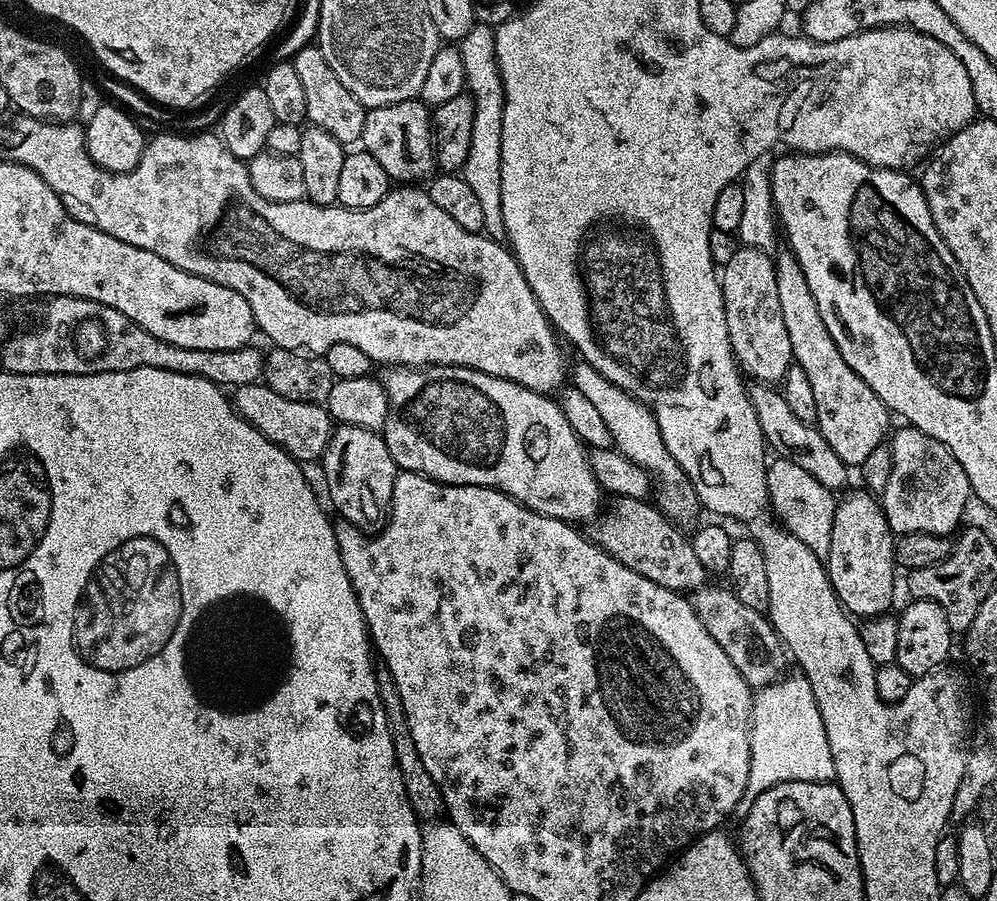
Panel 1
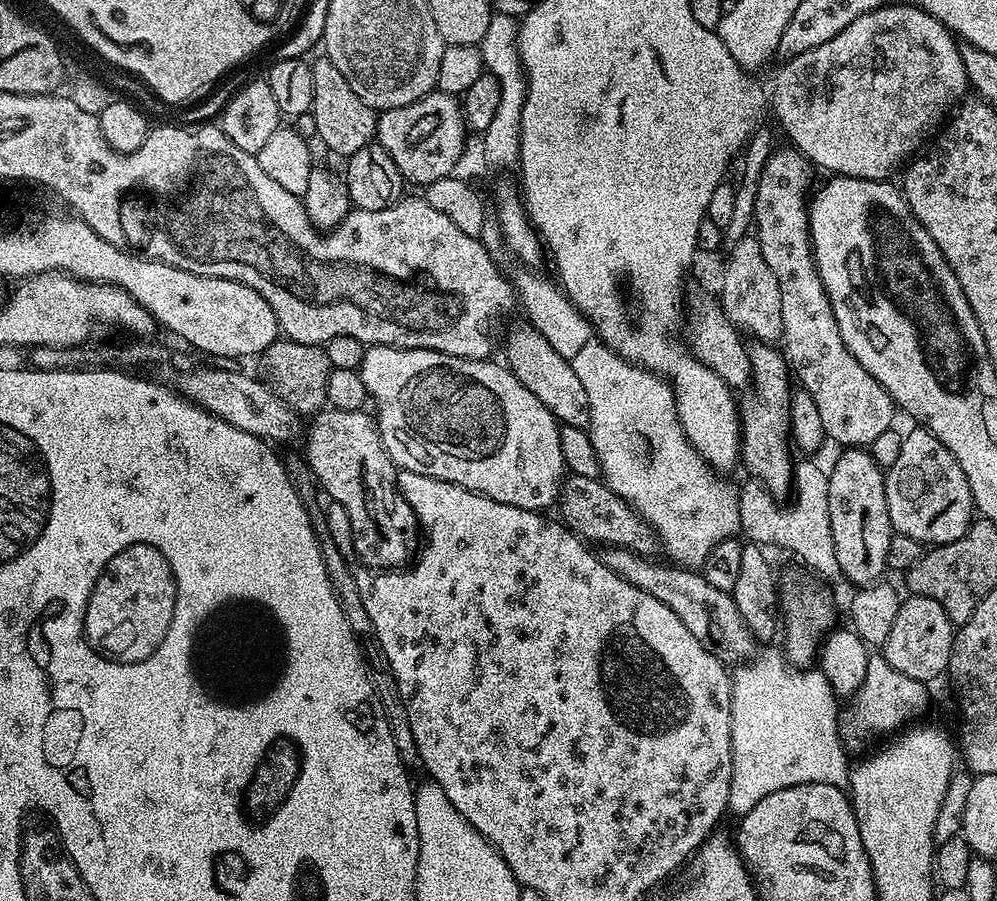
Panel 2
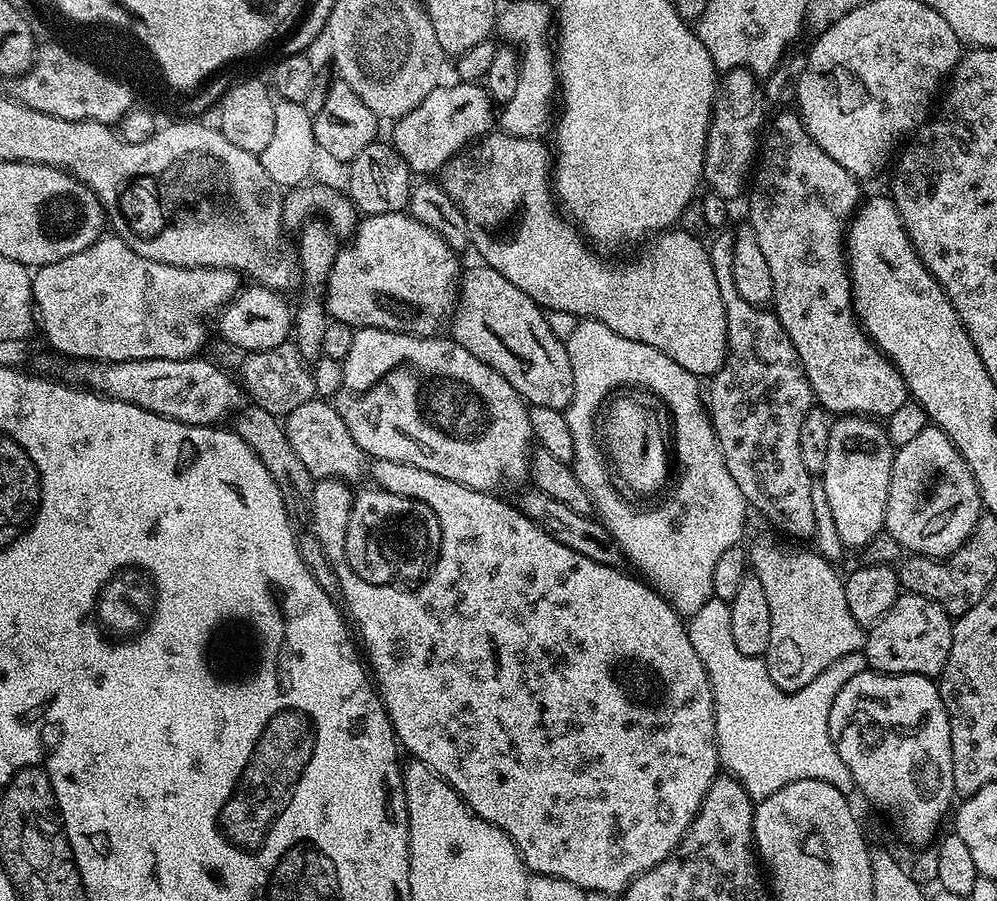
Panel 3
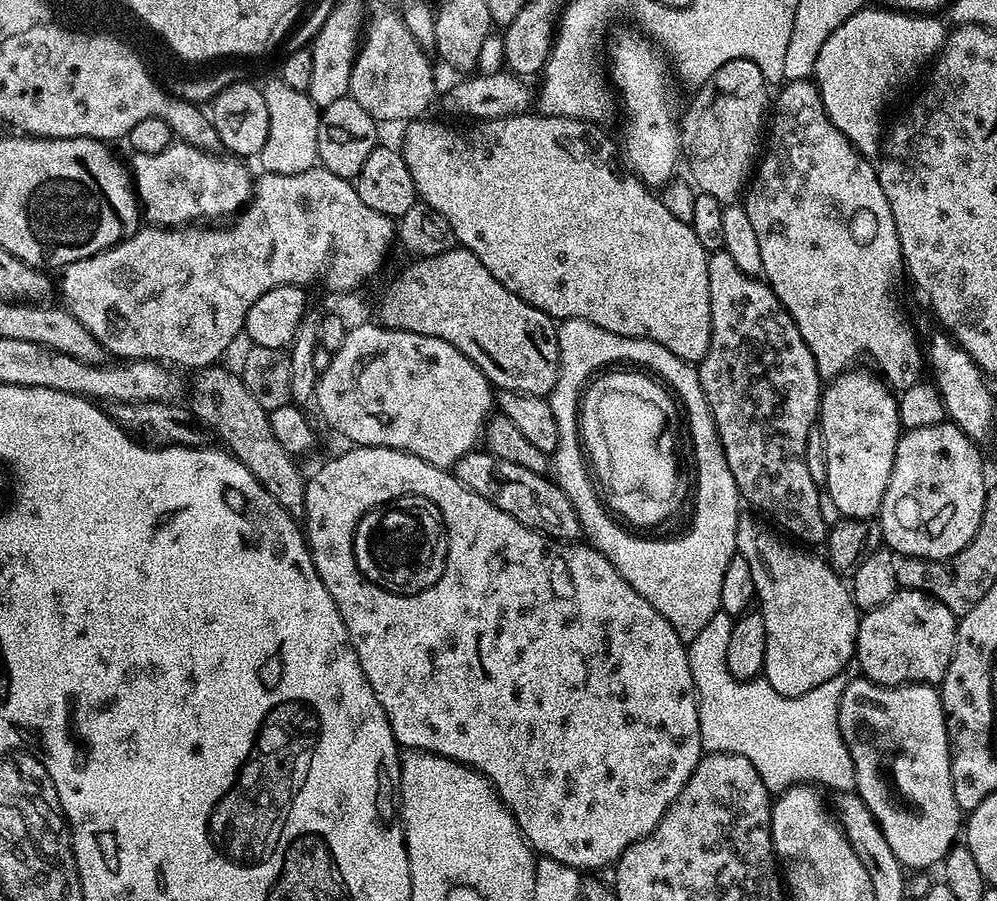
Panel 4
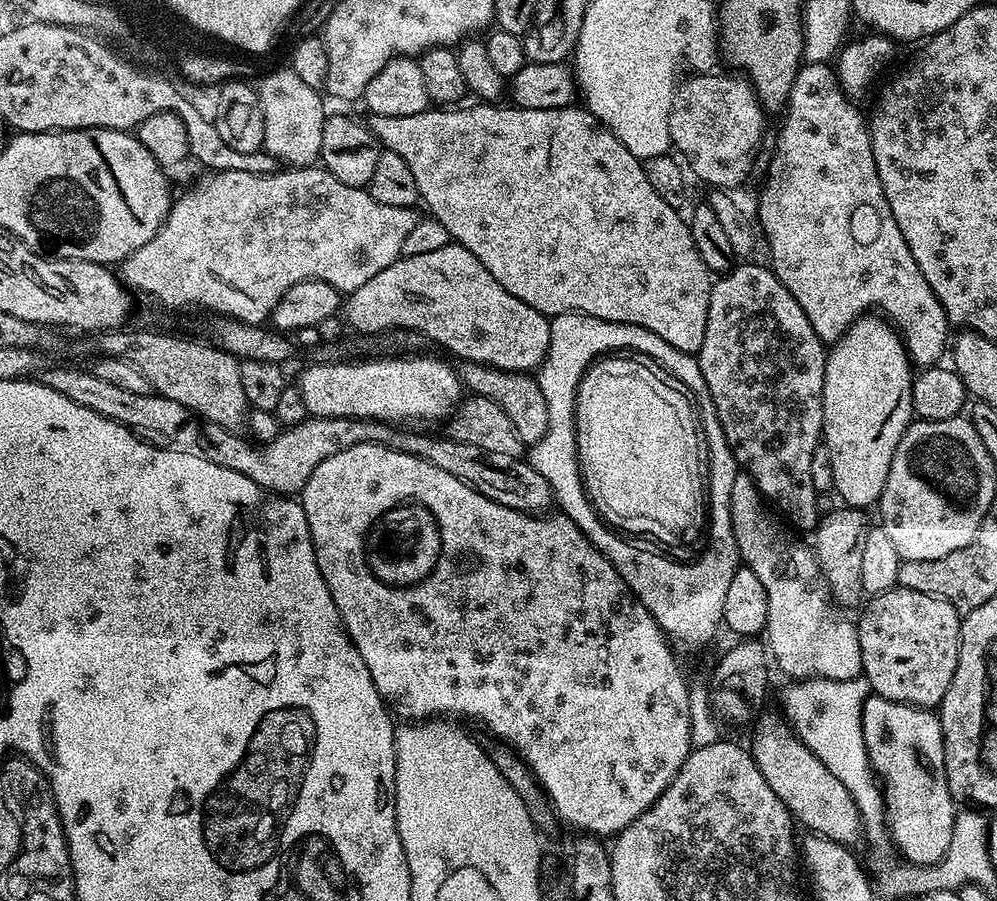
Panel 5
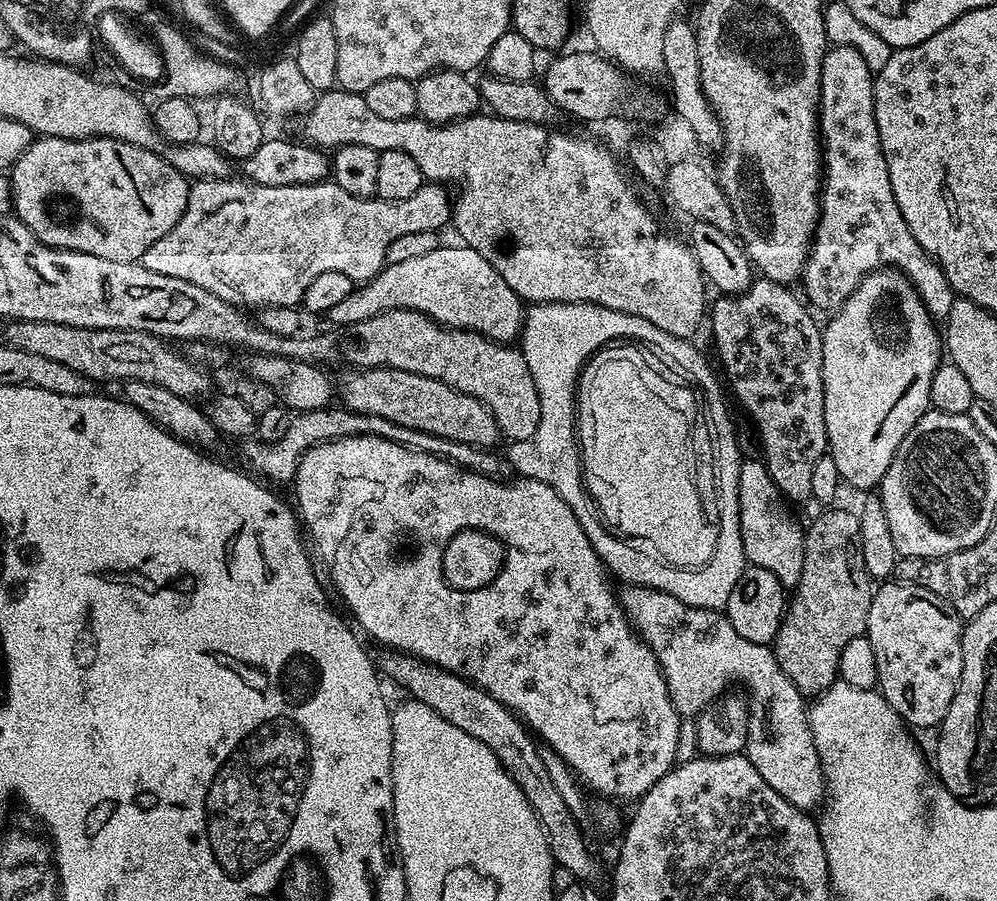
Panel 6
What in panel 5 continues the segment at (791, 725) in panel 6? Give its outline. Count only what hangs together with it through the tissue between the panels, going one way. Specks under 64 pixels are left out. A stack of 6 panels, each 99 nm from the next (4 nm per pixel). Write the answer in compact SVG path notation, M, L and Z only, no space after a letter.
M764 717L752 736L750 751L758 770L762 770L762 778L766 778L770 790L774 790L774 794L778 794L780 801L788 807L788 813L797 825L805 824L815 835L825 836L839 844L855 845L855 840L861 839L862 825L860 811L854 798L850 798L850 790L846 790L846 786L826 770L824 763L796 739L791 727L780 720Z

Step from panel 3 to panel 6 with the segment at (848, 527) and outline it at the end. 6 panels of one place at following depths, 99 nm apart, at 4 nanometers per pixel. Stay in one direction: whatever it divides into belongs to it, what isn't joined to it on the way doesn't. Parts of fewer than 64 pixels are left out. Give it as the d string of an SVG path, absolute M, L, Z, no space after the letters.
M891 266L886 268L875 268L875 270L873 270L870 274L863 276L858 282L858 286L850 294L850 298L846 298L846 302L840 305L839 308L835 309L835 311L833 311L829 316L832 317L829 318L828 325L825 323L820 333L820 337L822 338L822 386L824 387L824 417L826 418L826 434L828 435L827 451L834 458L834 466L838 466L838 474L840 475L840 479L845 485L847 485L847 487L849 484L849 486L852 488L868 488L864 490L872 490L883 482L886 470L890 470L890 462L894 462L894 454L898 450L898 446L902 442L902 438L906 438L906 434L910 434L912 427L915 426L915 424L922 419L922 417L924 417L925 412L929 411L930 405L928 399L930 398L930 378L934 378L934 370L937 366L939 366L940 363L942 363L942 336L938 331L937 321L933 320L932 316L926 310L926 306L922 302L922 298L918 294L916 287L908 281L904 272L899 272L896 268Z

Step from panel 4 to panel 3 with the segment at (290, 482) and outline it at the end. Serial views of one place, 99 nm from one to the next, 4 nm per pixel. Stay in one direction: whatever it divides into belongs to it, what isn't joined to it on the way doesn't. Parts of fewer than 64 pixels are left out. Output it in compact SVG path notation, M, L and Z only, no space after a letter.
M255 406L245 407L237 412L234 423L236 423L234 430L240 435L242 442L246 442L246 446L250 446L250 450L254 450L254 454L258 454L258 458L264 463L266 470L270 470L270 478L274 478L274 482L278 482L278 490L284 495L286 514L302 562L314 574L315 581L318 582L318 586L322 586L327 596L335 600L339 599L340 583L337 574L333 570L332 563L326 558L326 554L322 550L322 542L318 542L318 534L314 534L312 525L314 477L306 470L302 458L298 458L298 454L294 454L294 446L290 446L290 442L286 438L283 423L266 410Z

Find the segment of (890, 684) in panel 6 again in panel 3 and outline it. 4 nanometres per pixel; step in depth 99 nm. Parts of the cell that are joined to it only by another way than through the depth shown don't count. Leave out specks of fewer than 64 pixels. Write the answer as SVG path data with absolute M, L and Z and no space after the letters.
M911 594L900 595L883 618L873 628L867 629L862 651L868 658L868 668L890 675L939 677L940 671L946 666L946 658L950 654L953 623L953 617L949 616L948 611L938 602Z

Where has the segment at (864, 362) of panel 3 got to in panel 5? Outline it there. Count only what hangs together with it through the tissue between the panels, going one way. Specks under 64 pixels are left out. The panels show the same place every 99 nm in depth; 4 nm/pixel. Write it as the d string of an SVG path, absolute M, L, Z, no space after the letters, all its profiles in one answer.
M805 63L799 70L796 78L794 80L794 86L790 90L788 95L788 102L786 105L786 113L788 112L788 117L780 124L780 133L776 136L776 153L772 156L772 161L768 164L768 177L764 180L764 189L760 192L760 205L756 208L755 219L758 221L759 231L762 233L762 240L768 243L768 256L772 259L772 268L770 268L771 275L778 278L778 282L782 282L782 286L786 286L786 290L790 290L790 294L794 298L794 302L798 302L798 306L802 306L802 314L806 314L806 318L810 322L810 326L814 326L814 334L818 334L818 338L824 341L825 345L831 346L848 331L850 325L856 320L860 319L861 316L871 313L875 310L877 313L883 314L895 327L898 329L905 348L908 349L908 358L912 361L913 365L917 369L923 370L930 368L941 363L940 355L945 355L946 349L950 344L950 335L948 336L948 331L950 331L950 325L948 323L948 315L946 310L942 306L942 302L938 302L938 298L934 294L934 290L930 290L930 282L926 282L926 278L922 278L922 270L918 270L918 262L914 262L914 254L910 254L910 246L906 246L906 238L902 238L902 230L898 230L898 222L894 222L894 214L890 210L890 202L886 202L886 194L882 190L882 182L878 178L878 166L874 166L874 150L872 149L872 143L870 142L870 134L868 133L868 120L855 108L852 104L853 101L850 99L847 92L845 92L844 87L840 85L840 78L836 75L835 67L831 63L827 64L809 64Z

